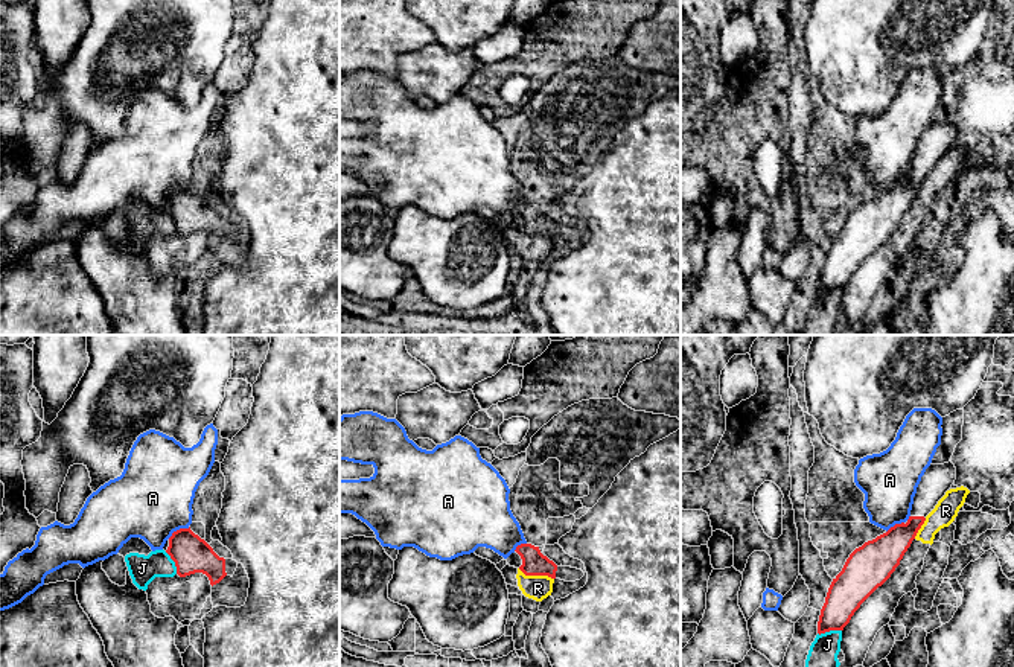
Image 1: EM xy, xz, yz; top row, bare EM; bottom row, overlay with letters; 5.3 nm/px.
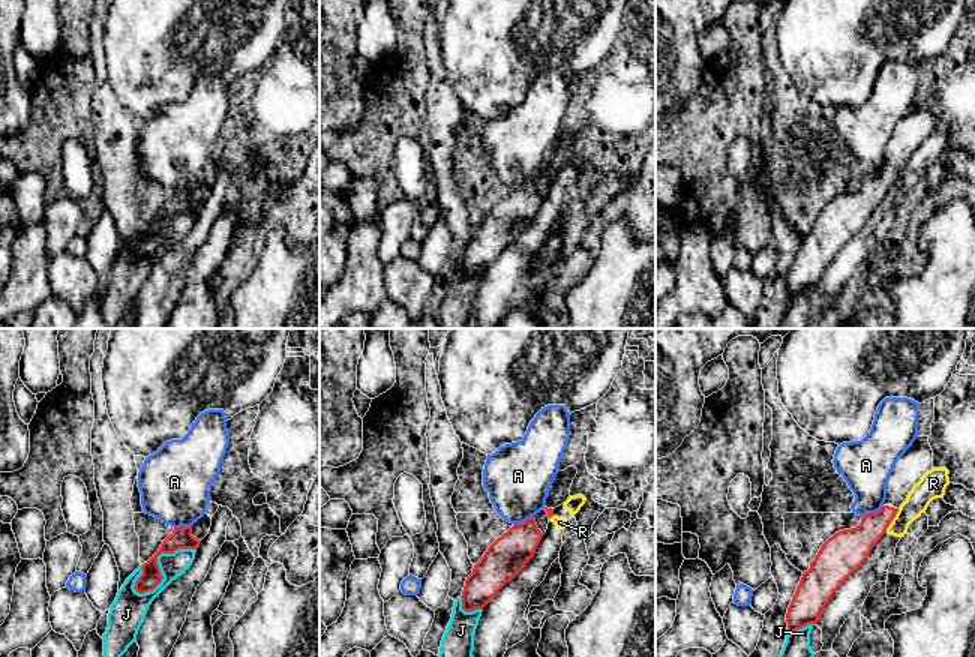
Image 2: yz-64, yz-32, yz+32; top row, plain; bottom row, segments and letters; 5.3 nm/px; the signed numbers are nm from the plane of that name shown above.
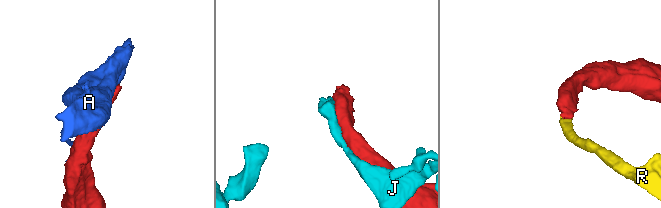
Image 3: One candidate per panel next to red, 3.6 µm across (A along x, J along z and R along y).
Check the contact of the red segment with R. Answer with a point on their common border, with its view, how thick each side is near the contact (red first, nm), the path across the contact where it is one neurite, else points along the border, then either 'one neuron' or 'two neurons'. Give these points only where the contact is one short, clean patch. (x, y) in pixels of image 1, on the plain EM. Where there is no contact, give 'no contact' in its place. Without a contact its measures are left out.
xz (536, 233) | 130/130 nm | along xz (518, 227), (526, 233), (547, 233), (553, 238) | two neurons

